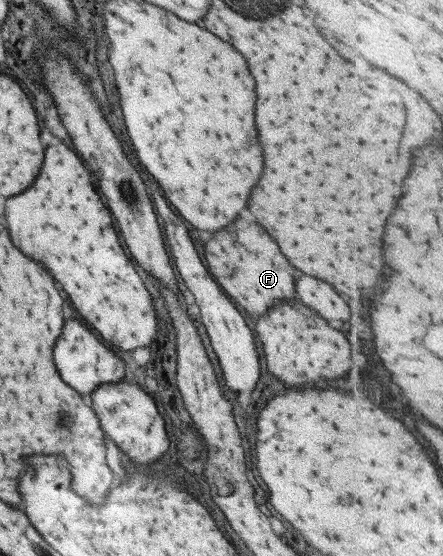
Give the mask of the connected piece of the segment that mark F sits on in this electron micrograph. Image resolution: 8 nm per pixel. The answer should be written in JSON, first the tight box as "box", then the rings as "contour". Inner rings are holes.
{"box":[204,218,294,316],"contour":[[[236,218],[230,226],[212,234],[212,238],[206,242],[204,258],[216,282],[252,316],[264,314],[270,306],[274,306],[276,300],[294,298],[294,268],[266,230],[254,222]]]}

